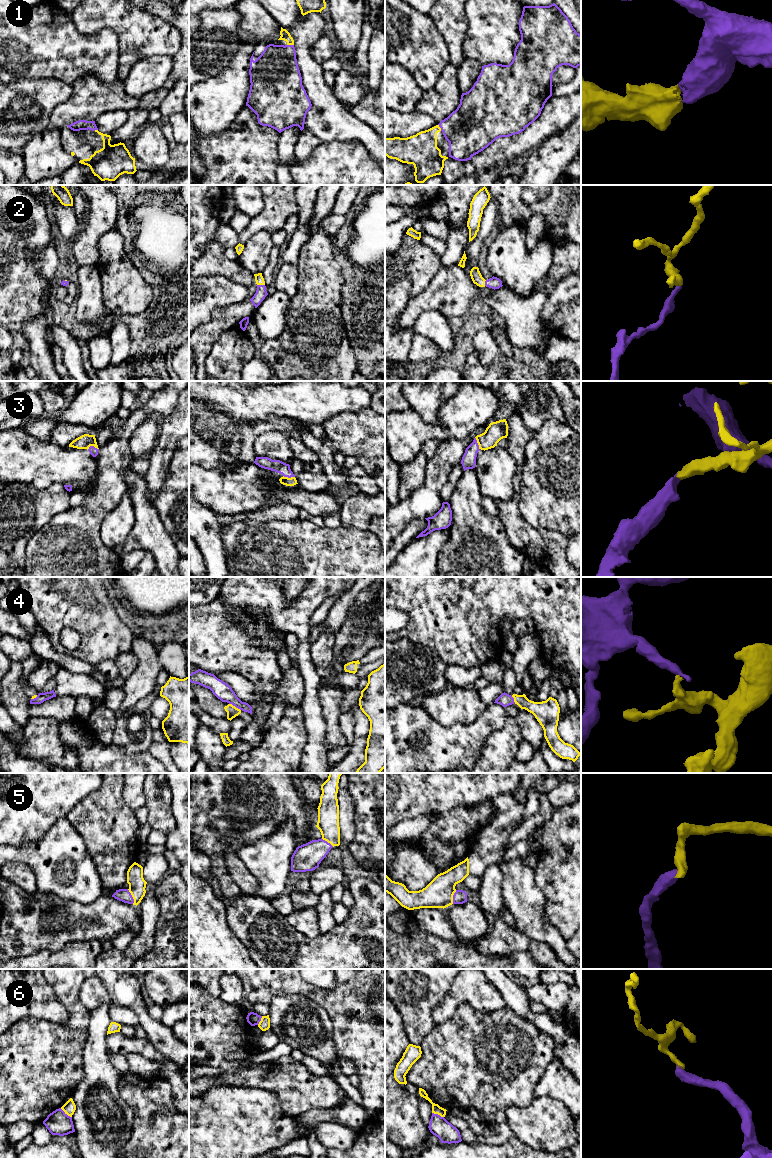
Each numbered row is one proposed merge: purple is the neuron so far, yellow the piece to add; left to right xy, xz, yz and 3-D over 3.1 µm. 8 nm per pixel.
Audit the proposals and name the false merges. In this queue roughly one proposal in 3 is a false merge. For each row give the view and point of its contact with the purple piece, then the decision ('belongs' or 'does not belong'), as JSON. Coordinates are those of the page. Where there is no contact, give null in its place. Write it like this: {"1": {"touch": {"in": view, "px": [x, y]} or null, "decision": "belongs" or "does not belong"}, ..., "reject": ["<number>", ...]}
{"1": {"touch": {"in": "xz", "px": [290, 45]}, "decision": "belongs"}, "2": {"touch": {"in": "xz", "px": [261, 285]}, "decision": "belongs"}, "3": {"touch": {"in": "xy", "px": [93, 446]}, "decision": "belongs"}, "4": {"touch": {"in": "xz", "px": [235, 706]}, "decision": "does not belong"}, "5": {"touch": {"in": "xy", "px": [131, 896]}, "decision": "belongs"}, "6": {"touch": {"in": "xy", "px": [66, 1114]}, "decision": "does not belong"}, "reject": ["4", "6"]}

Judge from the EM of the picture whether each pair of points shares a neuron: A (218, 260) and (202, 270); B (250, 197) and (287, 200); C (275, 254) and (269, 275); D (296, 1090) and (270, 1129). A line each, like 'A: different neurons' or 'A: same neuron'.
A: same neuron
B: different neurons
C: same neuron
D: different neurons

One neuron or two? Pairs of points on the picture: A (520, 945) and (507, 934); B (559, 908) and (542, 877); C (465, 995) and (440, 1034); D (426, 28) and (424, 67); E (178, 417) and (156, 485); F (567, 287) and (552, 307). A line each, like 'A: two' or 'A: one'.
A: one
B: one
C: two
D: one
E: one
F: one

